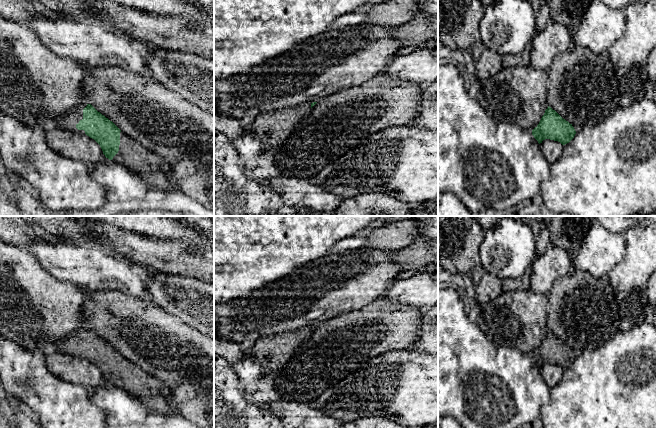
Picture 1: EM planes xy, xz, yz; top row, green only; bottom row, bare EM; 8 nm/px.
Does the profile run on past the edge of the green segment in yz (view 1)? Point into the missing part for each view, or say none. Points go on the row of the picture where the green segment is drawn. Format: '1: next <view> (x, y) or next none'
1: next none

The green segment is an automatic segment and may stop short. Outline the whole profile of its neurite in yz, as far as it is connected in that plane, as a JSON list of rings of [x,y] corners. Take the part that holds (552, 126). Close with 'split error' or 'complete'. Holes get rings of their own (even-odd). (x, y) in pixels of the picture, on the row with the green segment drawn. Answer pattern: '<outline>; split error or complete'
[[[549,106],[539,124],[532,130],[532,135],[539,144],[545,139],[550,139],[565,145],[574,138],[575,134],[576,131],[572,124]]]; complete

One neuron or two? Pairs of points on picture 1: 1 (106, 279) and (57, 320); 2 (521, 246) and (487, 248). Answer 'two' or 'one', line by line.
1: two
2: one

